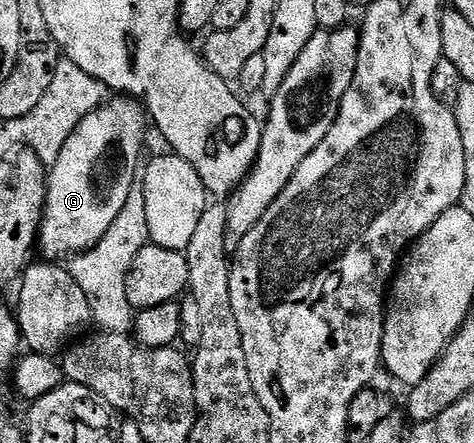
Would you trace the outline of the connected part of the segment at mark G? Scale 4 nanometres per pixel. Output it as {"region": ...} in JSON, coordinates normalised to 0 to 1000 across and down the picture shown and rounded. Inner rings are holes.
{"region":[[[253,214],[181,257],[105,372],[101,445],[84,492],[80,553],[99,587],[150,585],[196,562],[249,494],[272,438],[287,363],[304,336],[308,248],[293,226]]]}

